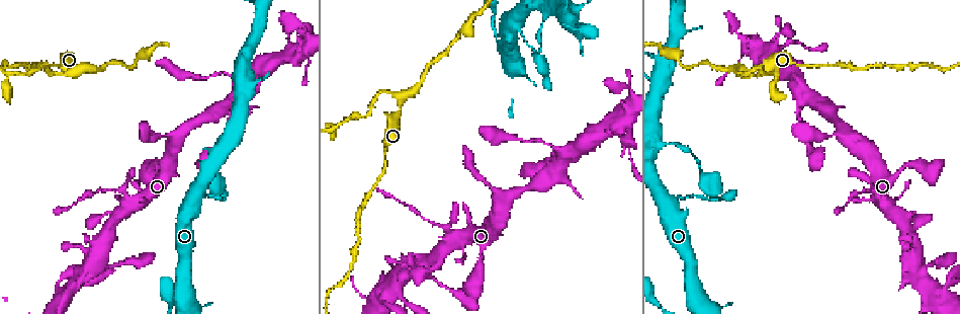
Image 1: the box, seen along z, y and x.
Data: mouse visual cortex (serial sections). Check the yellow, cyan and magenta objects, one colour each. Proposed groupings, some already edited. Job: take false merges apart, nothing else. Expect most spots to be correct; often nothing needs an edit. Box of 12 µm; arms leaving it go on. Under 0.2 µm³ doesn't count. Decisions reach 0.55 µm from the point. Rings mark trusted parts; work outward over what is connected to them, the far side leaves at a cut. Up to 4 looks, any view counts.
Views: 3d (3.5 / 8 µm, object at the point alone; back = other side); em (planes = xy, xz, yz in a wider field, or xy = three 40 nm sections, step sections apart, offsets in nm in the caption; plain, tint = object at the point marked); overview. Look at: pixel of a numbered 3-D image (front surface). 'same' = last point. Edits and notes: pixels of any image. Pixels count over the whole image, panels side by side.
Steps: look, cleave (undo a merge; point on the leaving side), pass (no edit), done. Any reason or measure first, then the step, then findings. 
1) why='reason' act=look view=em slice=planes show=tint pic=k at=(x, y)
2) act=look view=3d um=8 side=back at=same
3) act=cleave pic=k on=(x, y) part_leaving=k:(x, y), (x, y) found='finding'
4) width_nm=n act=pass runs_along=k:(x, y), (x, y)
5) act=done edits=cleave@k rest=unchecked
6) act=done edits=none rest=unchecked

why='abrupt turn' act=look view=3d um=3.5 pic=1 at=(380, 90)

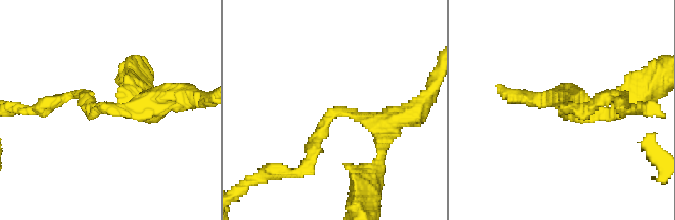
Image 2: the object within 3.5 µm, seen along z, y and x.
arm_widths_nm=200,300 act=look view=em slice=xy step=1 show=tint pic=2 at=(106, 108)

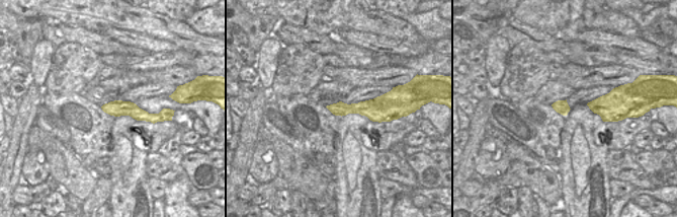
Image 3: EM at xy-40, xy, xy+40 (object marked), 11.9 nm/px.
act=pass runs_along=2:(382, 141), (369, 120), (335, 112), (304, 169) found='one cell here'

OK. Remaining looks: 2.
why='looks like a crossing' act=look view=3d um=3.5 side=back pic=1 at=(804, 104)

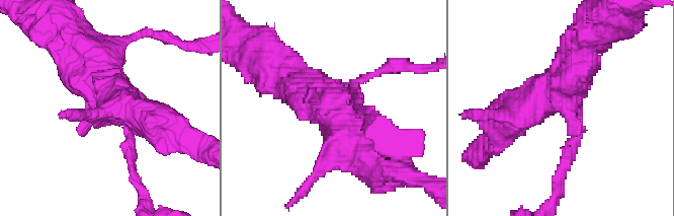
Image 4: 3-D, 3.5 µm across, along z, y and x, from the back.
why='now the EM' act=look view=em slice=xy step=2 show=tint pic=4 at=(340, 103)

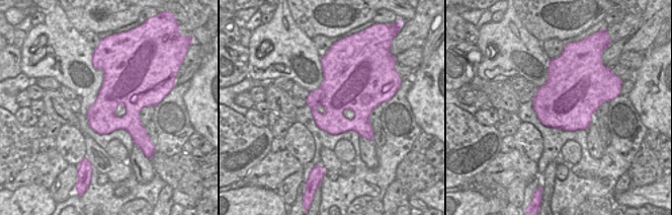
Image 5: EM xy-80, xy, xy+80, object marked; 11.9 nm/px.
act=pass runs_along=4:(508, 120), (566, 79), (584, 39) found='continuous, no second cell'

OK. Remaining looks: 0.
act=done edits=none rest=unchecked

